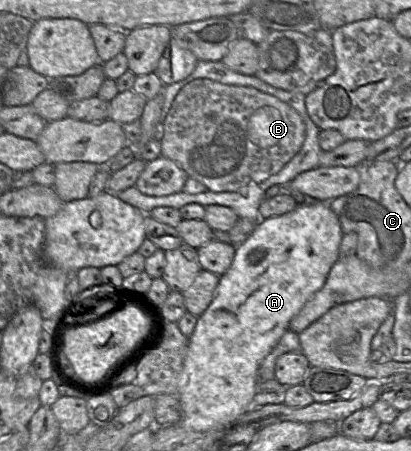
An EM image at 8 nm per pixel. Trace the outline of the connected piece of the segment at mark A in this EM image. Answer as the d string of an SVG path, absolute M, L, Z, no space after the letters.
M319 201L310 206L297 205L294 210L283 215L258 220L250 237L235 247L234 259L228 270L219 276L219 283L212 302L198 317L193 333L188 338L188 346L179 378L177 393L181 403L181 419L174 425L179 425L186 430L192 431L230 430L233 428L237 418L253 406L253 400L256 394L257 370L261 362L278 344L285 331L289 329L290 321L299 313L305 303L325 284L331 268L340 257L339 247L342 236L343 233L339 219L329 207L328 202Z

